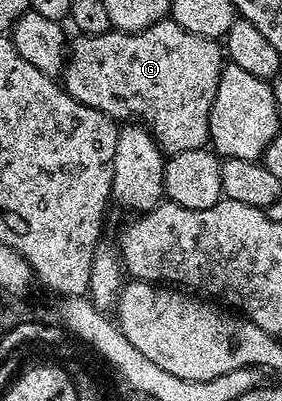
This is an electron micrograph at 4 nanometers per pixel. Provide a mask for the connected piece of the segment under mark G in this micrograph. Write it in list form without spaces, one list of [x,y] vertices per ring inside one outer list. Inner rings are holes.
[[[170,20],[144,30],[85,34],[76,39],[72,46],[70,43],[61,71],[67,93],[113,119],[141,119],[164,155],[208,145],[211,109],[225,65],[224,47],[216,39],[185,32]]]

